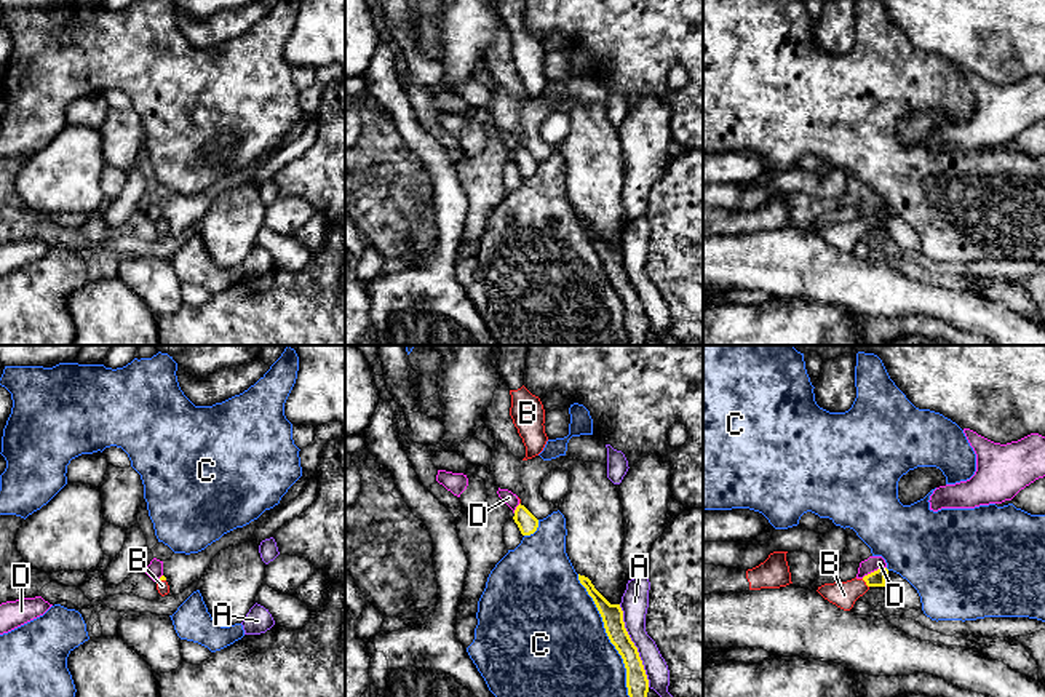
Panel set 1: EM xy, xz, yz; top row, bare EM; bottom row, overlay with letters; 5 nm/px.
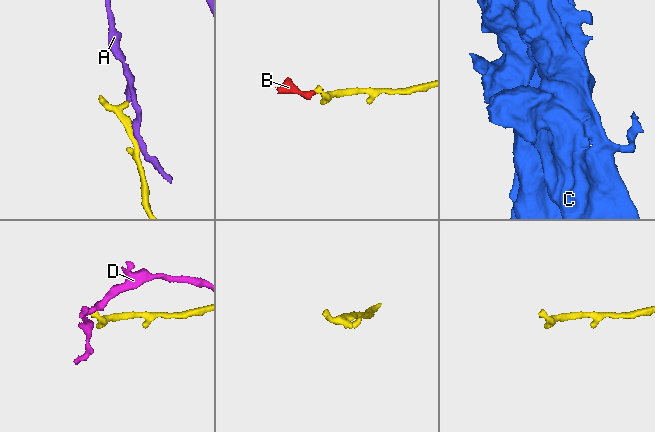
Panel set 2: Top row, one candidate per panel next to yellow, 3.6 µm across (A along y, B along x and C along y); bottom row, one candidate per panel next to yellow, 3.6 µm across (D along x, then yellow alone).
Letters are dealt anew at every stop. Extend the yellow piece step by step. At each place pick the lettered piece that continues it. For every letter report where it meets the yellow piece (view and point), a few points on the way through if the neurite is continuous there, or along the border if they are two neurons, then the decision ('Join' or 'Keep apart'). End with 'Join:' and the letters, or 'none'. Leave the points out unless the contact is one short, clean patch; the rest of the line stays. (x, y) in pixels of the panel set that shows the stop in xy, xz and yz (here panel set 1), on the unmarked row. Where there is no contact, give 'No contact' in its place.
A: Touches yellow at xz (635, 288). Keep apart
B: Touches yellow at yz (866, 226). Path across: yz (878, 219), (866, 226), (844, 237). Join
C: Touches yellow at xz (609, 280). Keep apart
D: Touches yellow at yz (874, 213). Boundary: yz (886, 208), (862, 219). Keep apart
Join: B

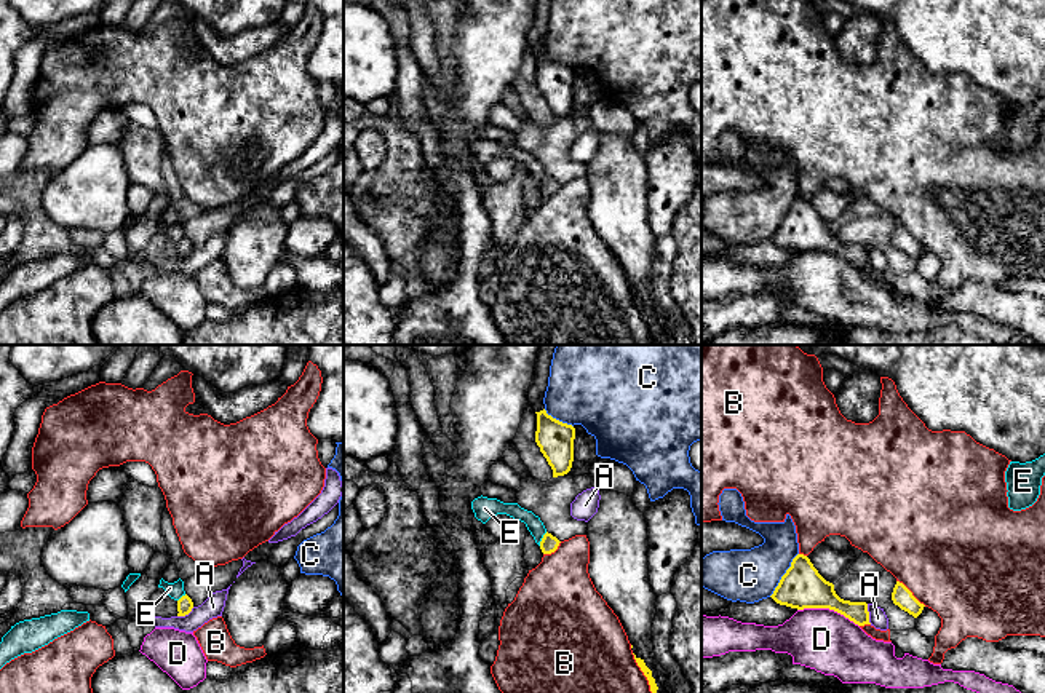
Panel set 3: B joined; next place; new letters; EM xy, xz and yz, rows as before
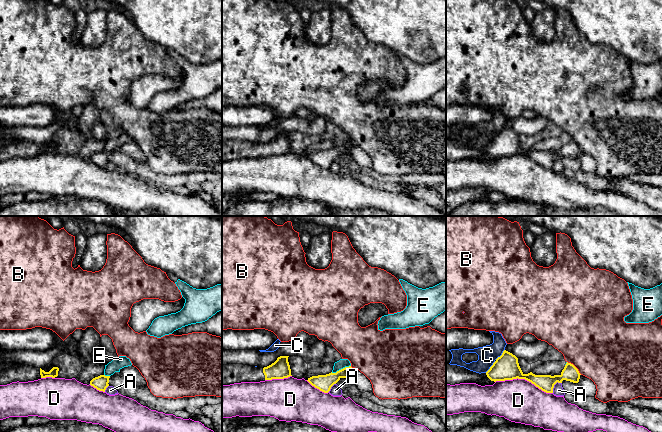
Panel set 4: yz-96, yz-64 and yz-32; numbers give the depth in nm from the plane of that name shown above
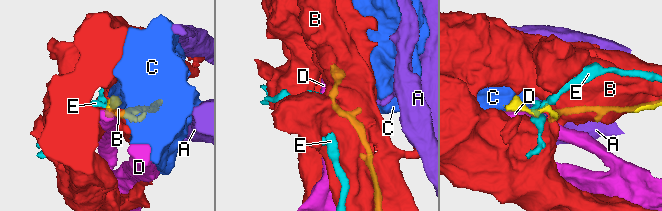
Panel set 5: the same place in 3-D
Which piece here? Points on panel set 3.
A: Touches yellow at yz (868, 256). Boundary: yz (866, 246), (871, 265). Keep apart
B: Touches yellow at xz (646, 318). Keep apart
C: Touches yellow at yz (783, 217). Boundary: yz (798, 195), (769, 238). Keep apart
D: Touches yellow at yz (828, 249). Keep apart
E: Touches yellow at xz (542, 181). Boundary: xz (547, 174), (539, 187). Keep apart
Join: none

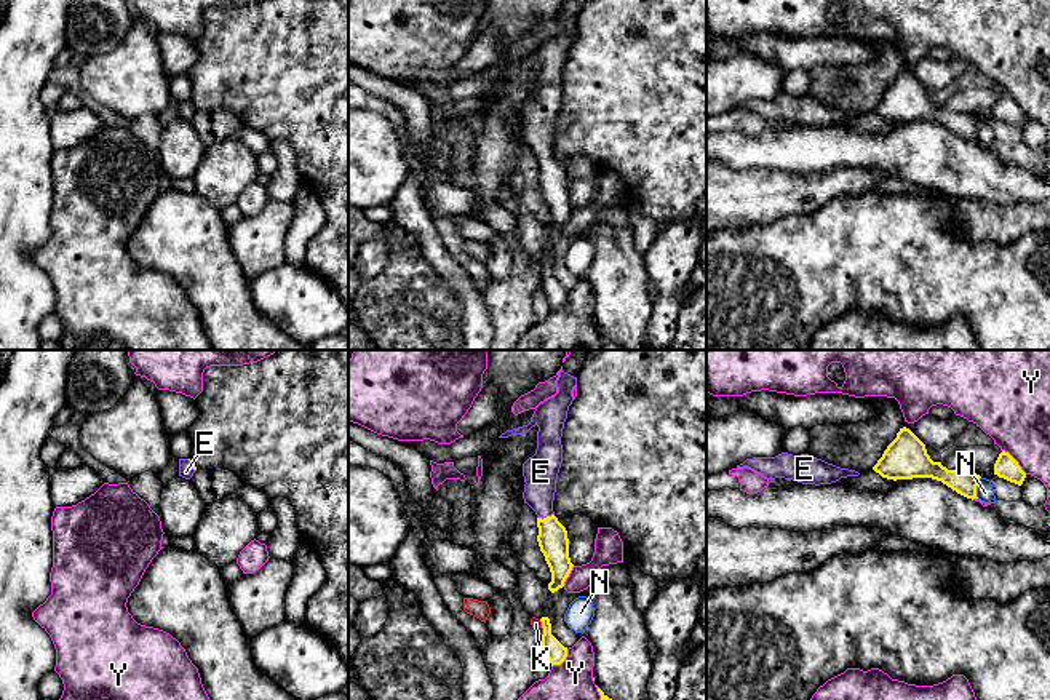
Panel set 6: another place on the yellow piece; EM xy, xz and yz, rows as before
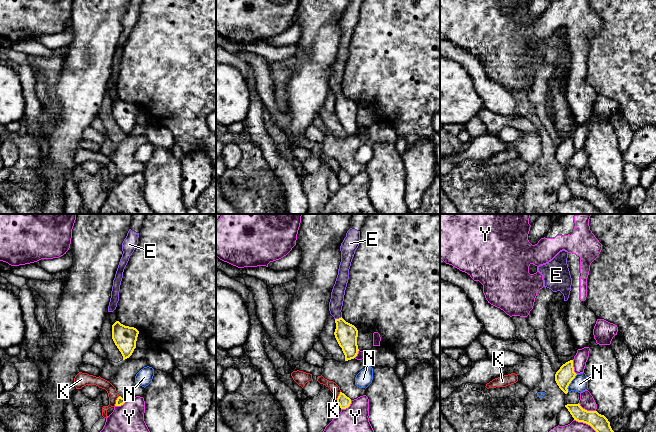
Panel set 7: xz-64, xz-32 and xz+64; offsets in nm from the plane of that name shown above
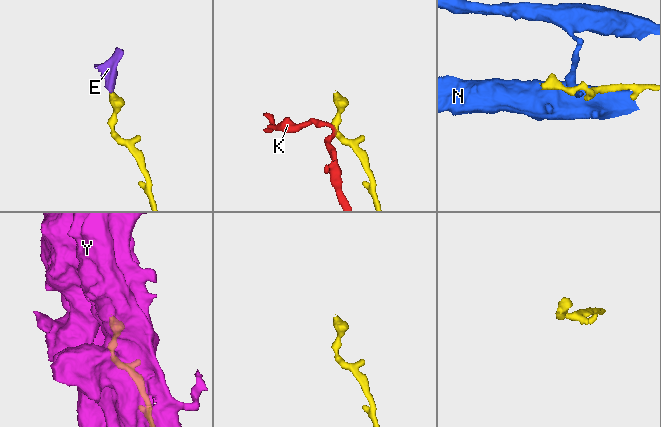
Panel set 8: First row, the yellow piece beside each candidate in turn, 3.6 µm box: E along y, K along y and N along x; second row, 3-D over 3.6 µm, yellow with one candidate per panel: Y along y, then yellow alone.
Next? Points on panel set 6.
E: Touches yellow at xz (547, 159). Path across: xz (553, 184), (547, 159), (540, 143), (540, 114). Join
K: Touches yellow at xz (542, 269). Boundary: xz (539, 262), (542, 277). Keep apart
N: Touches yellow at yz (975, 130). Boundary: yz (980, 119), (977, 139). Keep apart
Y: Touches yellow at yz (1015, 103). Keep apart
Join: E

